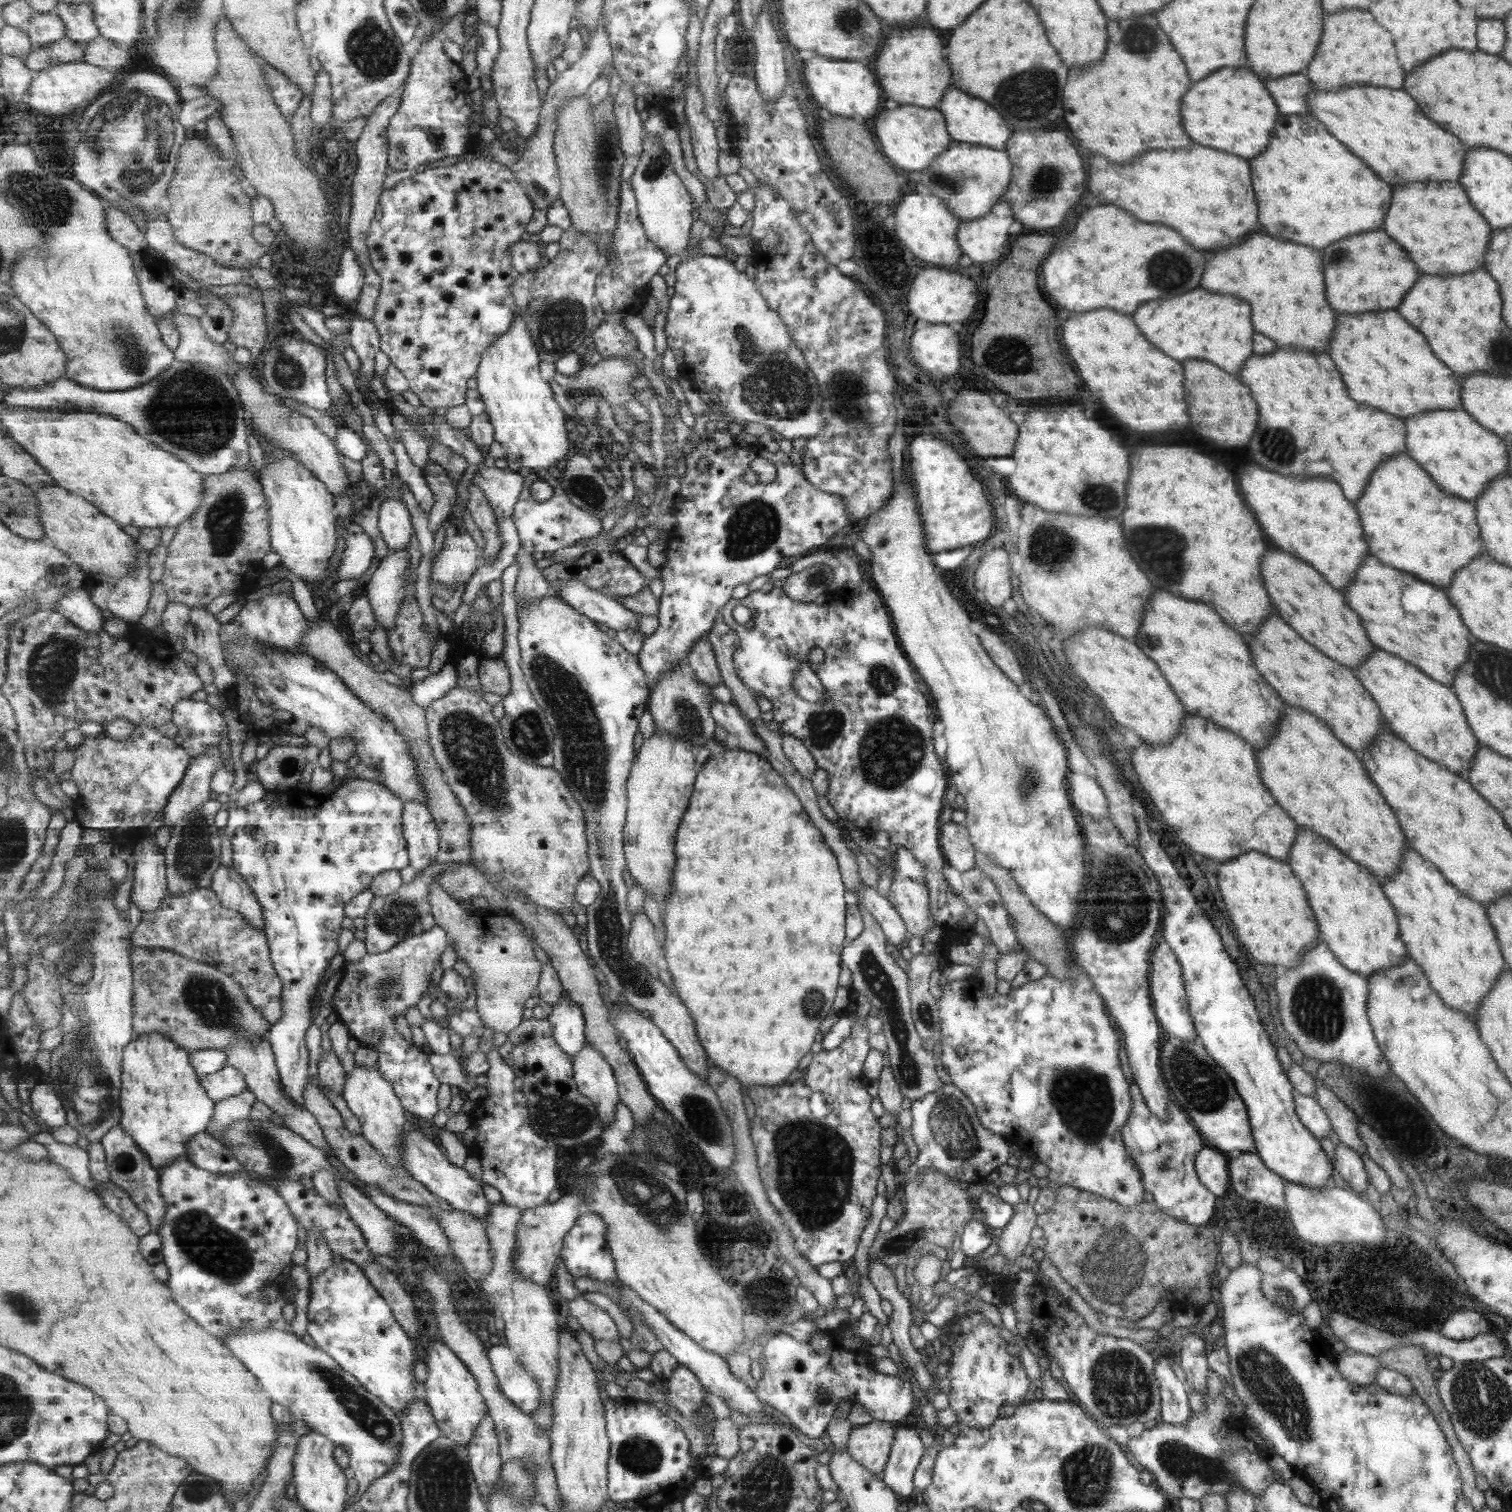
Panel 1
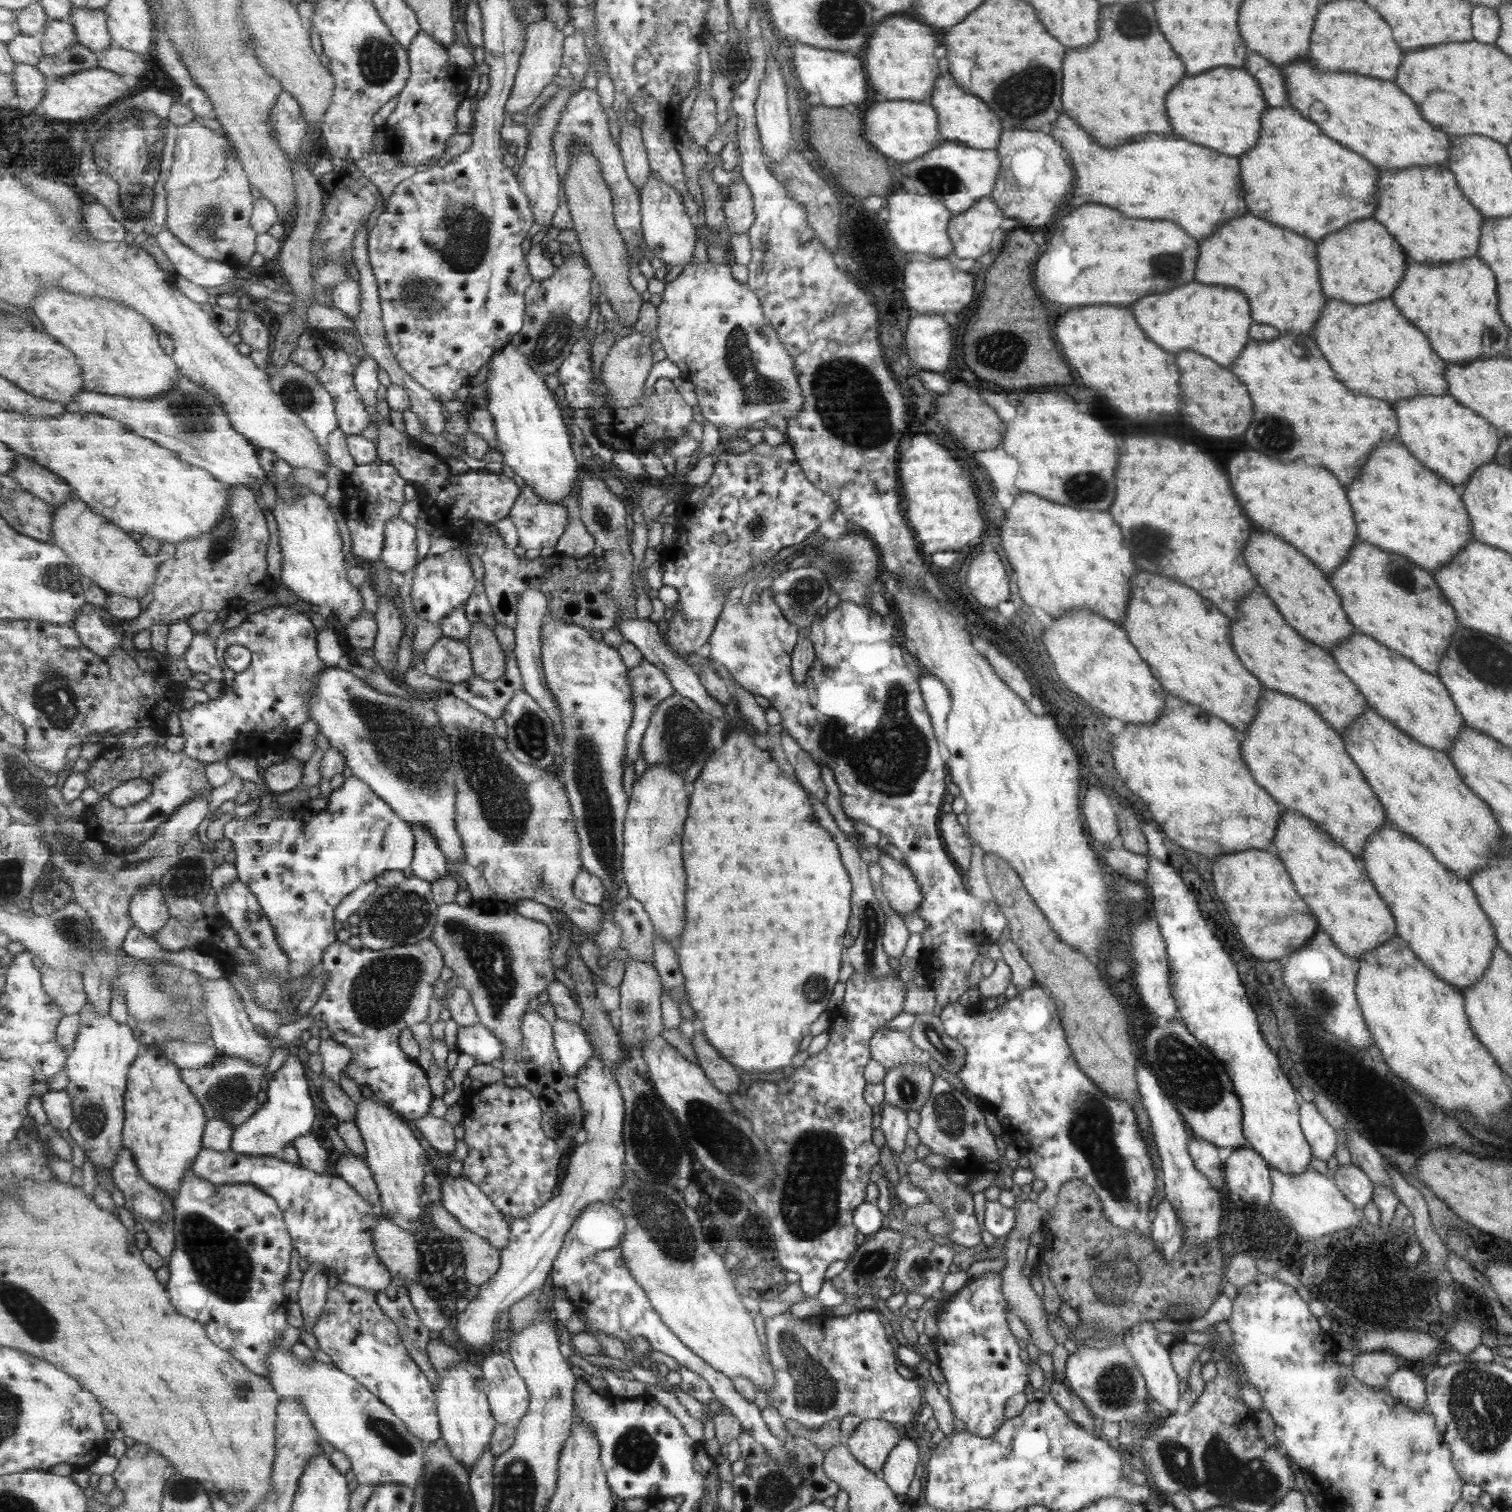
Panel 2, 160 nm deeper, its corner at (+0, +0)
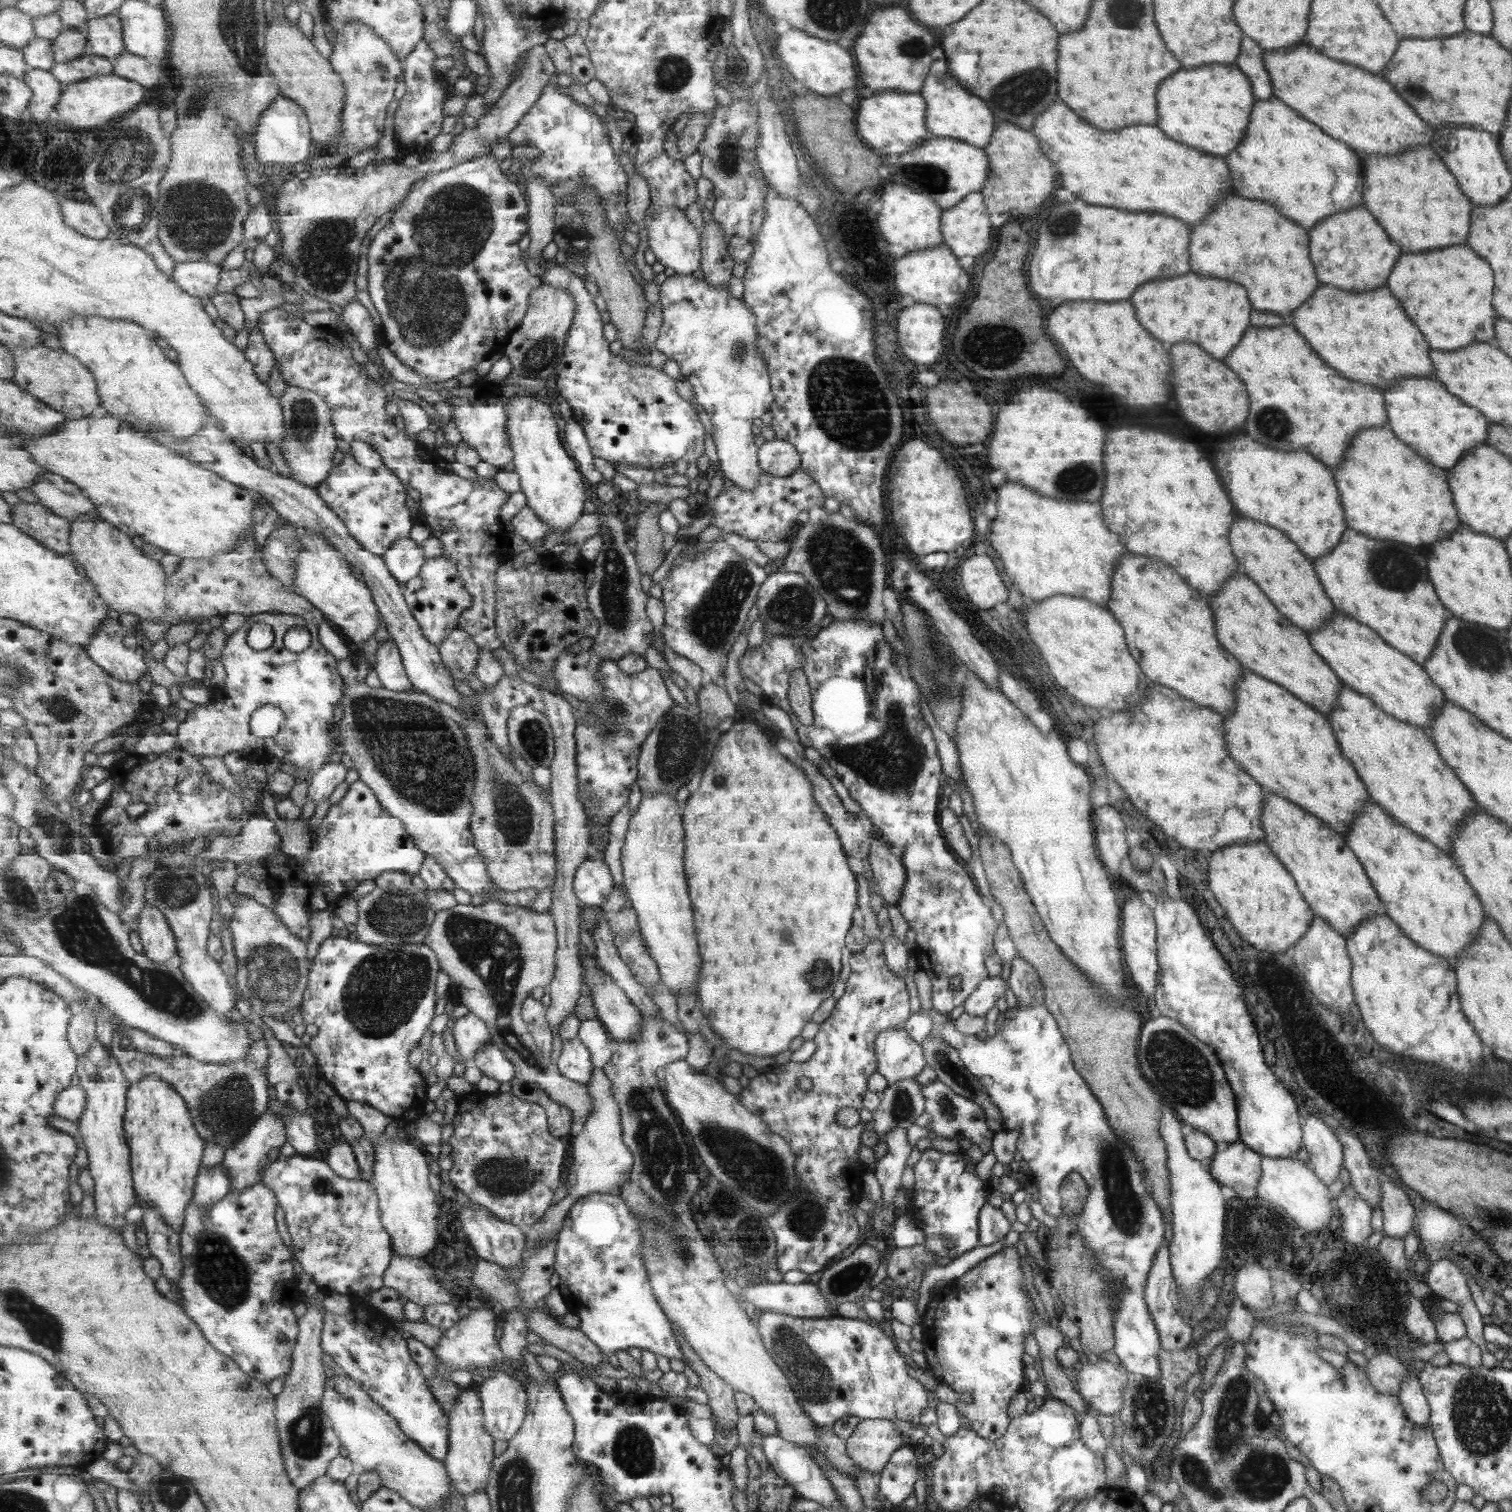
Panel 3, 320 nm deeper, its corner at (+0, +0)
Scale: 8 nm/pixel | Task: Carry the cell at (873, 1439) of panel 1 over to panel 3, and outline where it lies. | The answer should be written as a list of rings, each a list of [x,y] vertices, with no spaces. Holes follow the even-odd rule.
[[[860,1420],[846,1439],[845,1452],[860,1470],[877,1475],[901,1446],[903,1440],[889,1420]]]

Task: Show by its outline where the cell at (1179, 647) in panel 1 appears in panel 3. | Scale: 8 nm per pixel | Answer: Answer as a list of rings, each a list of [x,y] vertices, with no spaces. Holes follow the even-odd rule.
[[[1125,551],[1113,568],[1111,596],[1105,608],[1125,628],[1128,651],[1141,660],[1148,680],[1176,689],[1222,717],[1235,711],[1233,682],[1241,674],[1239,664],[1215,640],[1207,598],[1189,588],[1165,562]]]

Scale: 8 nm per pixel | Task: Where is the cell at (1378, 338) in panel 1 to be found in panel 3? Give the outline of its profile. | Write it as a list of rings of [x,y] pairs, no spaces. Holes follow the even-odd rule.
[[[1325,284],[1297,308],[1297,316],[1291,322],[1321,352],[1321,360],[1337,368],[1341,376],[1349,376],[1349,380],[1384,389],[1399,379],[1431,377],[1434,370],[1423,336],[1385,286],[1355,294]]]

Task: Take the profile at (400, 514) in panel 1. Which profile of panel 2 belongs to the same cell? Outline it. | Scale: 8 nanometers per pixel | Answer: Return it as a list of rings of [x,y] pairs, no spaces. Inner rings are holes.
[[[396,516],[387,523],[383,563],[397,572],[409,572],[419,564],[417,527]]]

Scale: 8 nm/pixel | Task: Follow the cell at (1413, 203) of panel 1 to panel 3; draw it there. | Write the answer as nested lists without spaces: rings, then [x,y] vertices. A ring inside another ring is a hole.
[[[1417,146],[1397,156],[1365,156],[1361,164],[1365,168],[1363,206],[1385,224],[1385,231],[1405,248],[1405,252],[1423,252],[1465,242],[1469,210],[1473,206],[1429,146]]]

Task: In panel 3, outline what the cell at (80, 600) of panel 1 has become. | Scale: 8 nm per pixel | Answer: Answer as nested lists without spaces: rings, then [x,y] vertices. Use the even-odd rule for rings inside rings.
[[[108,618],[95,634],[87,646],[92,659],[107,672],[119,680],[139,682],[149,672],[149,666],[145,662],[146,650],[142,647],[143,634],[136,628],[127,628],[119,618]]]

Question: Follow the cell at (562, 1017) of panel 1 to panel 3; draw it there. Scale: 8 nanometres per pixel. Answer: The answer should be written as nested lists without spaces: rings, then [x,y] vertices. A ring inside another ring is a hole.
[[[578,1037],[562,1042],[562,1045],[561,1055],[555,1061],[560,1071],[571,1080],[584,1085],[590,1084],[596,1069],[591,1051]]]

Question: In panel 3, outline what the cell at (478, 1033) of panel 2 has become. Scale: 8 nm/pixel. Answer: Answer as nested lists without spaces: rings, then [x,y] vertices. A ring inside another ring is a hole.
[[[495,1042],[489,1043],[483,1050],[478,1052],[475,1064],[482,1073],[499,1082],[512,1082],[516,1079],[518,1070],[507,1058],[507,1055]]]

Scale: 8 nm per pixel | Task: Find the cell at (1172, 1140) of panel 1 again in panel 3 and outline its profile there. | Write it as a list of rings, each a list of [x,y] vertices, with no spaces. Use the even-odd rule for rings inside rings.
[[[1160,1244],[1160,1251],[1156,1252],[1145,1283],[1145,1304],[1148,1304],[1156,1331],[1159,1332],[1160,1348],[1163,1350],[1183,1350],[1191,1340],[1191,1327],[1183,1323],[1181,1316],[1175,1312],[1175,1298],[1172,1296],[1174,1282],[1172,1267],[1168,1258],[1168,1247],[1165,1247],[1165,1244]]]

